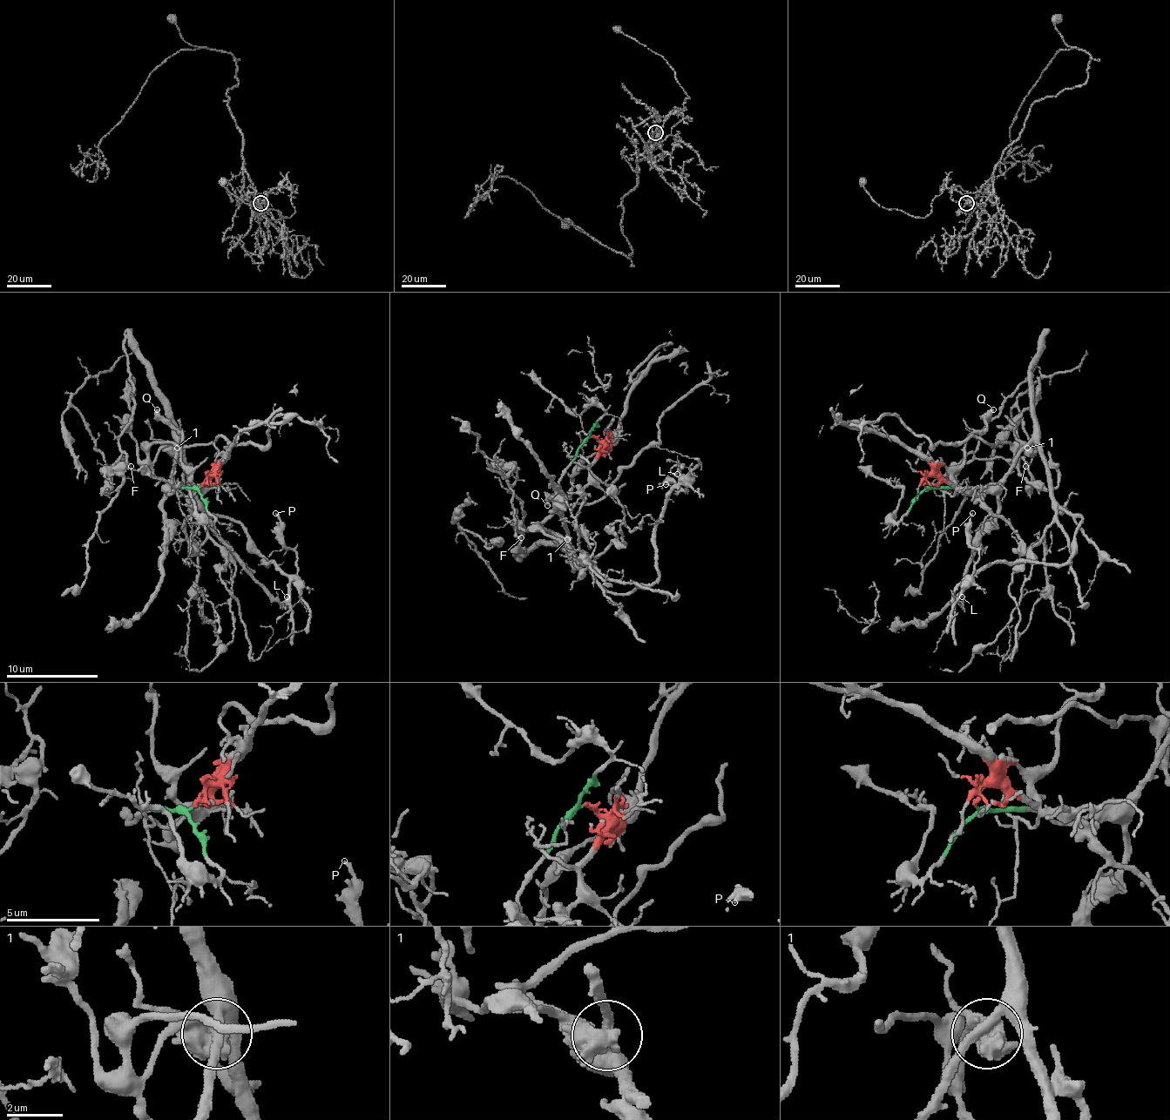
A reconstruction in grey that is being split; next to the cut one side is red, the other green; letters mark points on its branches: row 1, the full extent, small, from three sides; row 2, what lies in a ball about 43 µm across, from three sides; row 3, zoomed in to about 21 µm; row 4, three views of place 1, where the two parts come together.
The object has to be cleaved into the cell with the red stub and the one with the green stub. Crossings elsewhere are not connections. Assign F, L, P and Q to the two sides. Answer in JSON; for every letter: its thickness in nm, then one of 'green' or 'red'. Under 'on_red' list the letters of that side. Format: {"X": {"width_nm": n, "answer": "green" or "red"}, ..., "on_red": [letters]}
{"F": {"width_nm": 160, "answer": "green"}, "L": {"width_nm": 130, "answer": "green"}, "P": {"width_nm": 200, "answer": "green"}, "Q": {"width_nm": 420, "answer": "red"}, "on_red": ["Q"]}

